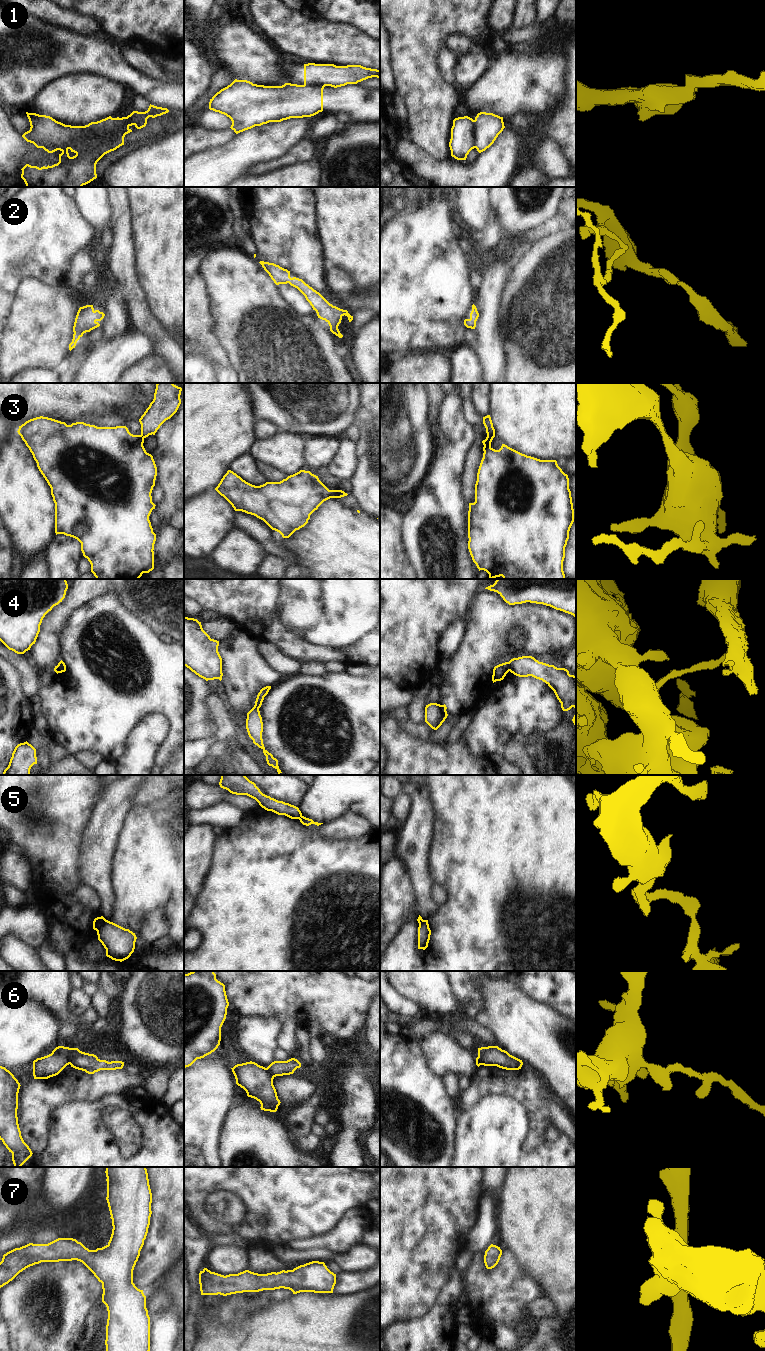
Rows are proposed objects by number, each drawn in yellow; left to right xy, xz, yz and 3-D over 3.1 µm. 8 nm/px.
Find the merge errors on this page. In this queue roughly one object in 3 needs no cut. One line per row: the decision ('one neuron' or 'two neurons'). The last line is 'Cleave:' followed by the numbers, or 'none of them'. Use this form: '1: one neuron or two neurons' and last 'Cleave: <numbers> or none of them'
1: two neurons
2: one neuron
3: two neurons
4: two neurons
5: two neurons
6: two neurons
7: one neuron
Cleave: 1, 3, 4, 5, 6

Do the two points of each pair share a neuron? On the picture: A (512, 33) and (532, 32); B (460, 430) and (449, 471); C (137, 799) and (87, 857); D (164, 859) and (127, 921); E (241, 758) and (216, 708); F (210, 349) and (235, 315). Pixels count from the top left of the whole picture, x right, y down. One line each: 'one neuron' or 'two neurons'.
A: one neuron
B: one neuron
C: two neurons
D: one neuron
E: one neuron
F: two neurons

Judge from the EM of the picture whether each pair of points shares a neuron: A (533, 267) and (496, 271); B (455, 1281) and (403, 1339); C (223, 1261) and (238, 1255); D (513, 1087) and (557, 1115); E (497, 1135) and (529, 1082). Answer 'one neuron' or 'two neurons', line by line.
A: two neurons
B: one neuron
C: one neuron
D: two neurons
E: two neurons

